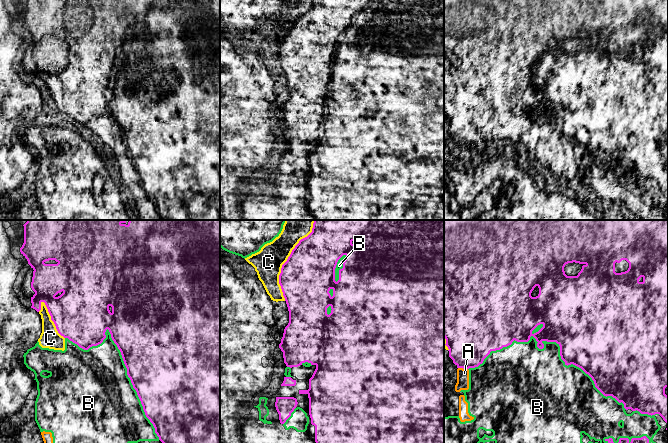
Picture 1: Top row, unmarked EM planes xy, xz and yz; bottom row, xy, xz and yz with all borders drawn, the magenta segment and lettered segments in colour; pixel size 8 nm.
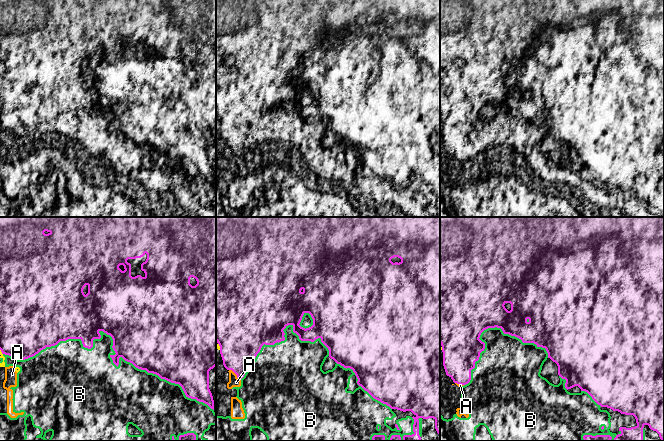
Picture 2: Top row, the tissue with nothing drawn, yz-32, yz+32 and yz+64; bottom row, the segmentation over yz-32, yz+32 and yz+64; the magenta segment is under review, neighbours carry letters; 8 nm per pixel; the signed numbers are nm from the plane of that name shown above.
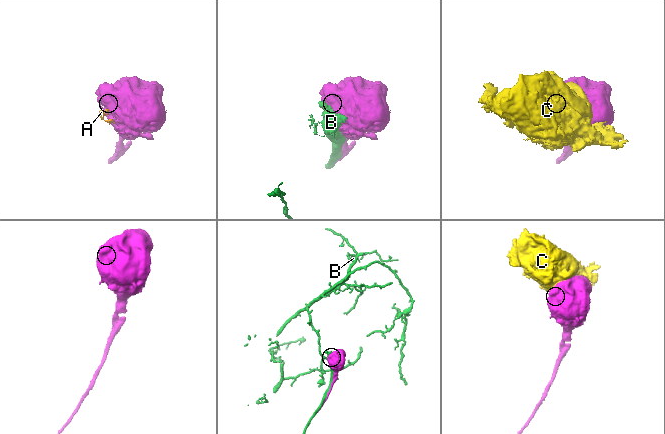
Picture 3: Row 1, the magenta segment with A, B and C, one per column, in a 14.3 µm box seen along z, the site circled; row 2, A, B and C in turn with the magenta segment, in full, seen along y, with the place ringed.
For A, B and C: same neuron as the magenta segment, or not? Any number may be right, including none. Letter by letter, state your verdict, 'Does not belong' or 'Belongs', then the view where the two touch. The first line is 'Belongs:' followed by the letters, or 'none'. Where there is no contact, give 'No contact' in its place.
Belongs: none
A: Does not belong. Touches magenta in yz
B: Does not belong. Touches magenta in yz
C: Does not belong. Touches magenta in xz

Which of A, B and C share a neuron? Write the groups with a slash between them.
A B C

